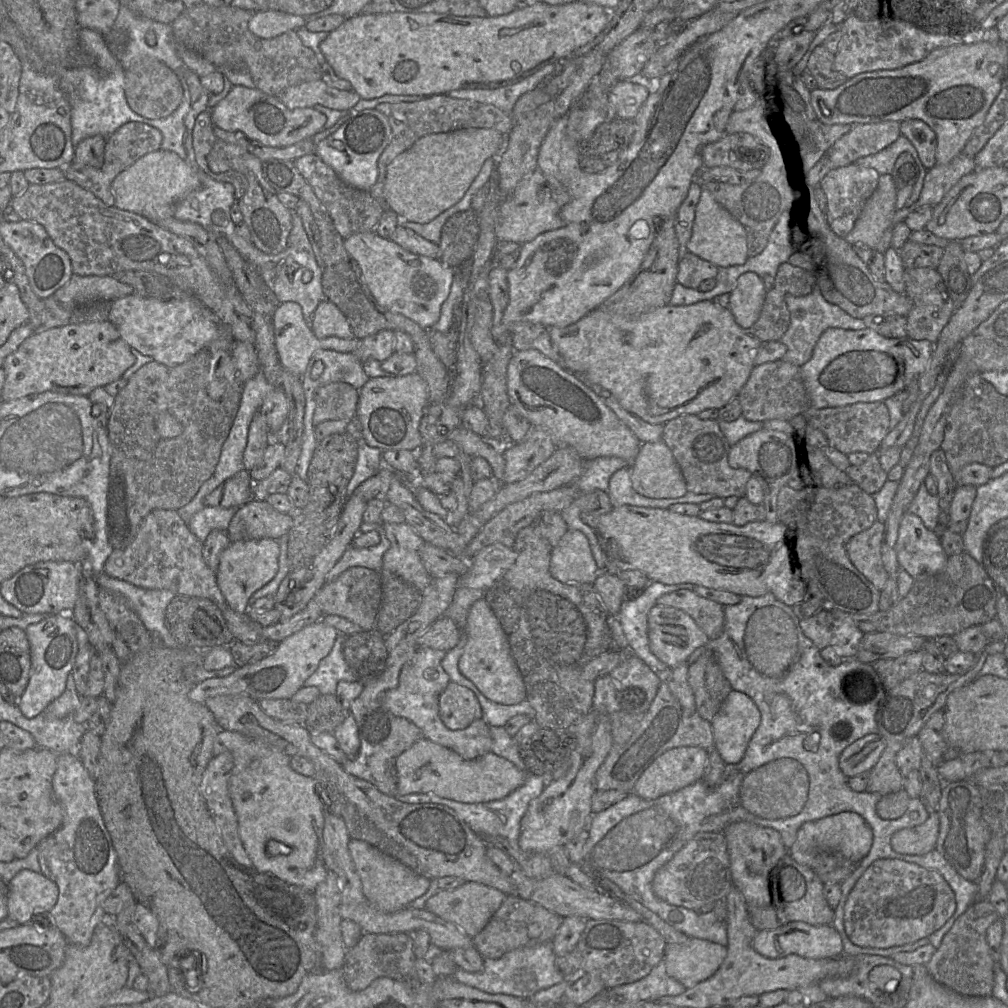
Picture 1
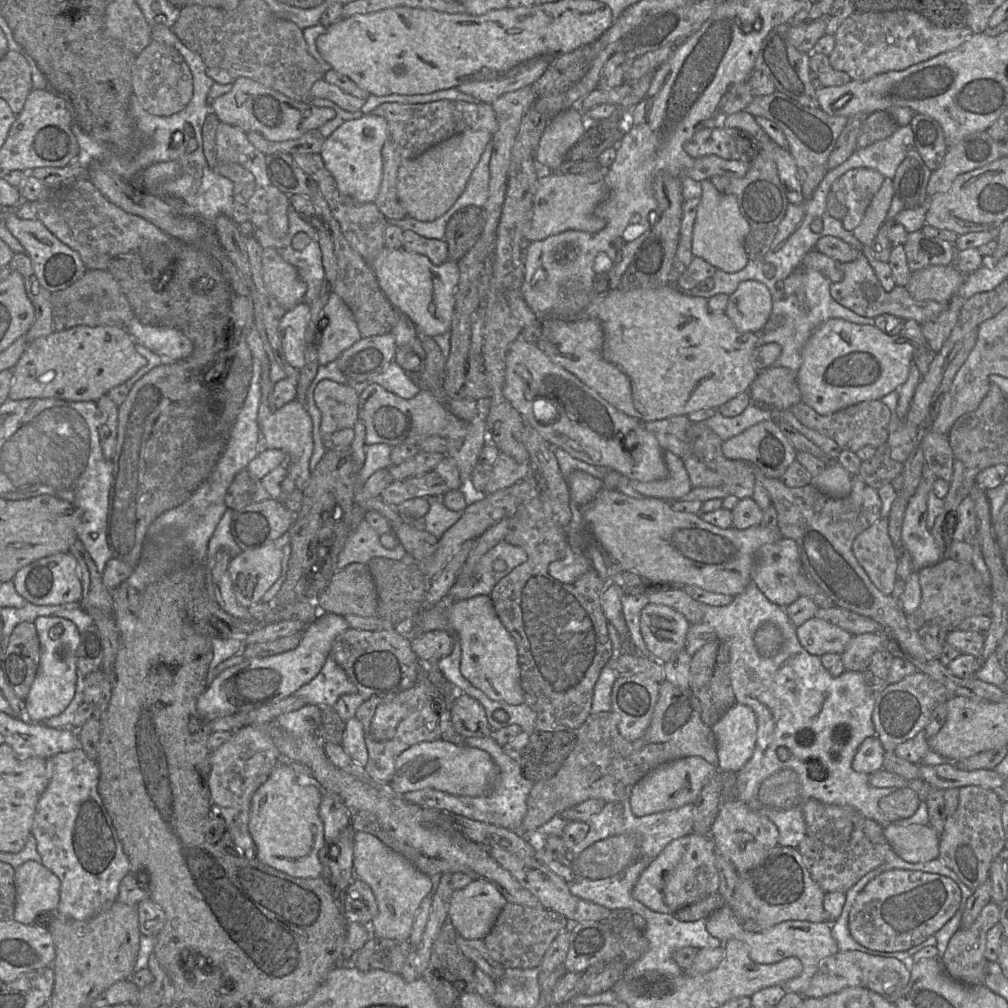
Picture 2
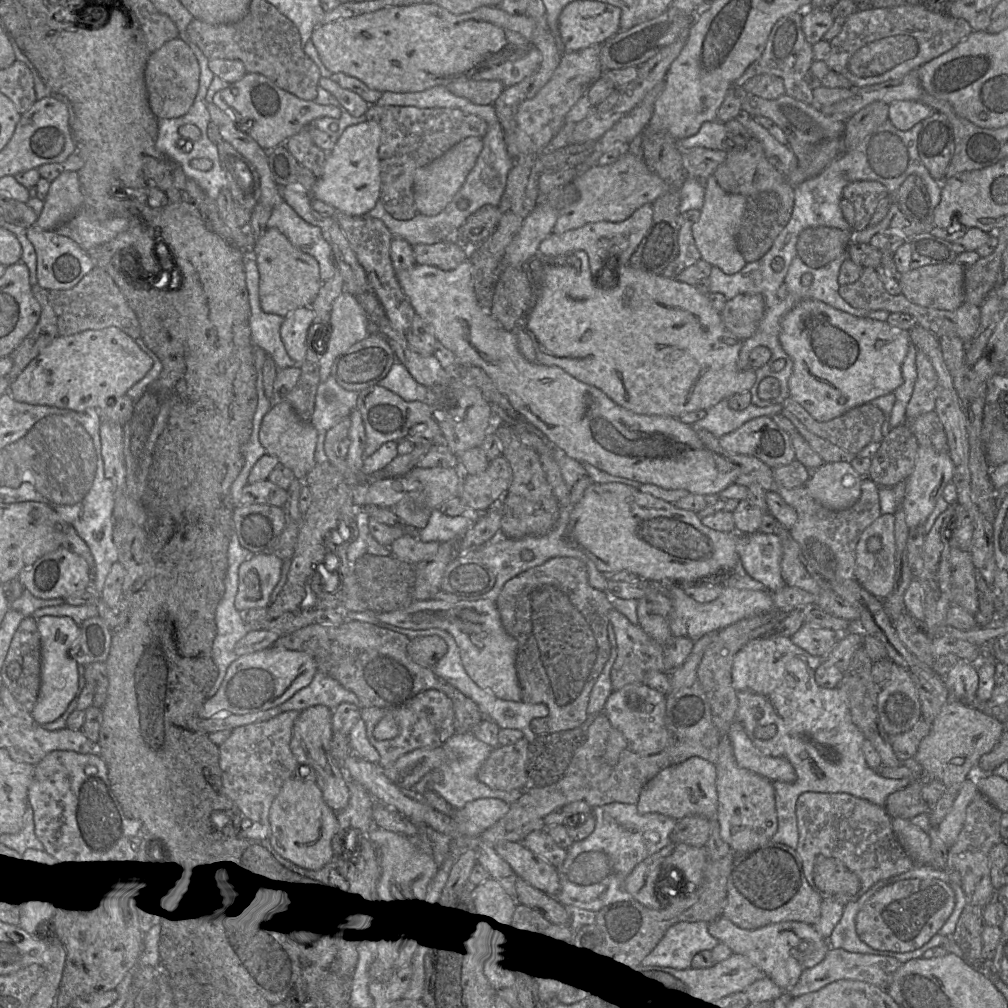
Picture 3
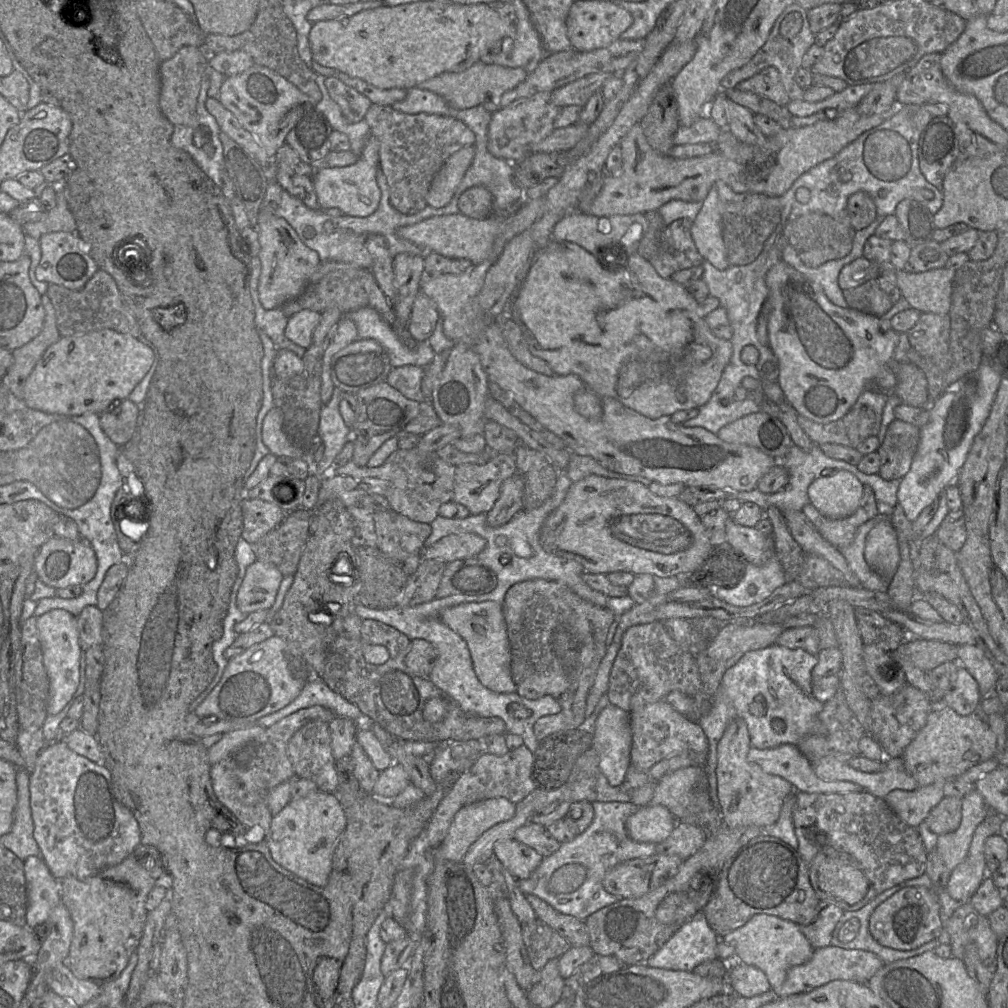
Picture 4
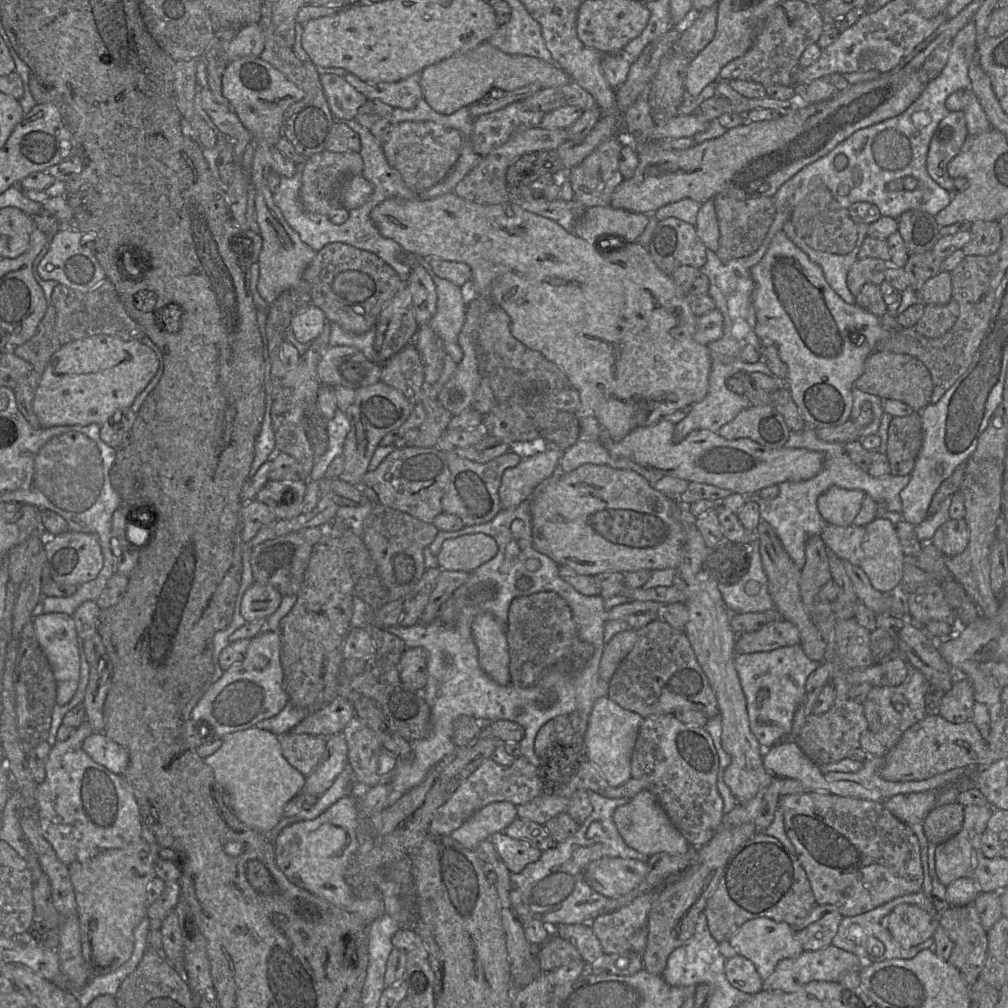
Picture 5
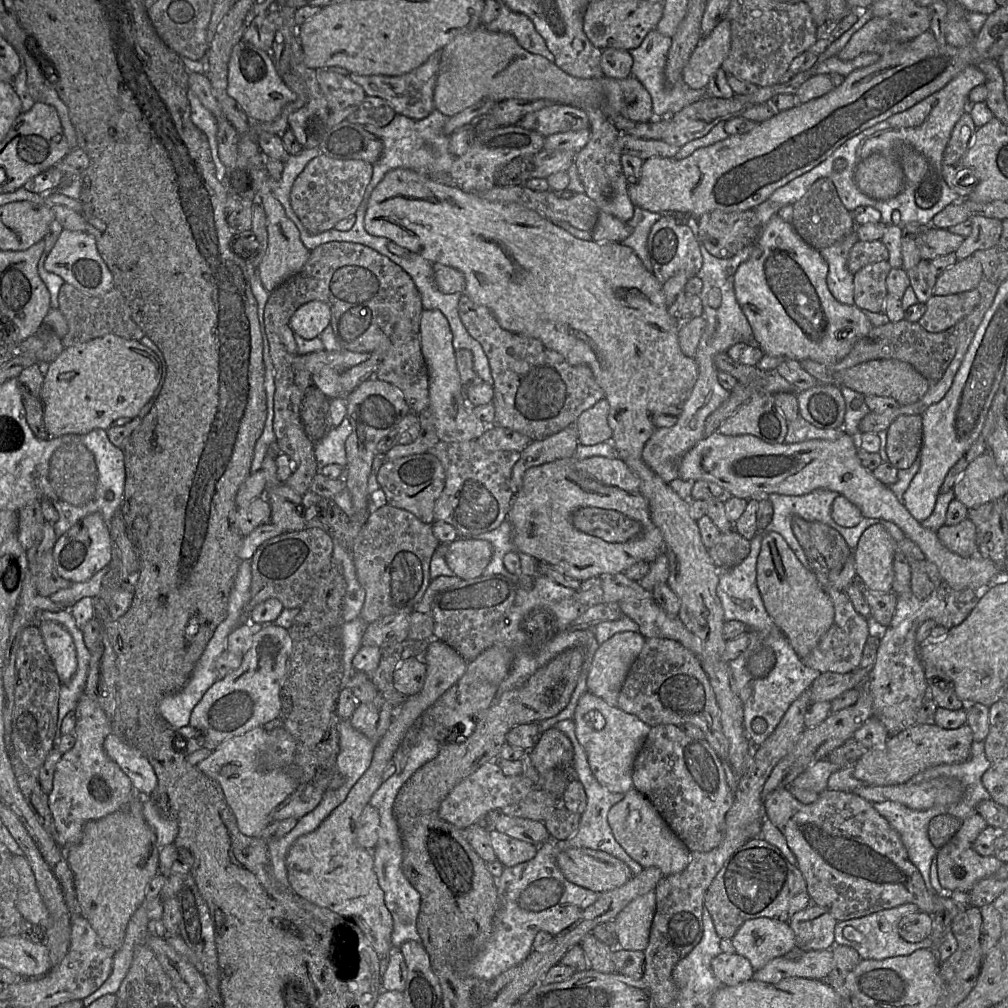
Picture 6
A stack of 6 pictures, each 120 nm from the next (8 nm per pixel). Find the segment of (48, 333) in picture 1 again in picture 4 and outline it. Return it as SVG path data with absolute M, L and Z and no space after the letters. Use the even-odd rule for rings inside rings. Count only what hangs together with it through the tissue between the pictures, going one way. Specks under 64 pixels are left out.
M112 329L61 337L44 352L27 378L23 400L29 408L48 414L100 414L128 398L153 361L154 352L145 341Z

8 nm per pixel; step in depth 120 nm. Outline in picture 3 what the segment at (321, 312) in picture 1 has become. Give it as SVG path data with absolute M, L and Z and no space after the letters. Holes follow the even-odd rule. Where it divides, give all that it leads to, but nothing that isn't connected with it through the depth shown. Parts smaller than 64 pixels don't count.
M342 292L333 302L330 322L323 328L326 335L329 327L329 339L323 341L323 345L327 343L327 349L319 351L322 354L319 357L320 383L329 378L332 365L340 354L369 335L366 313L355 296L348 292Z

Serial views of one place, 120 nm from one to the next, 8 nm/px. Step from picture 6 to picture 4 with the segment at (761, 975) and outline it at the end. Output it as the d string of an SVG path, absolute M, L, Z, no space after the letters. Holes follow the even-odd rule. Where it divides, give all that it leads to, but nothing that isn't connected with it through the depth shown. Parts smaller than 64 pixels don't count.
M829 945L815 949L811 958L804 964L790 968L784 983L779 988L774 988L773 990L778 998L784 998L810 992L834 980L867 984L871 977L884 965L883 961L874 953L863 950L842 949Z

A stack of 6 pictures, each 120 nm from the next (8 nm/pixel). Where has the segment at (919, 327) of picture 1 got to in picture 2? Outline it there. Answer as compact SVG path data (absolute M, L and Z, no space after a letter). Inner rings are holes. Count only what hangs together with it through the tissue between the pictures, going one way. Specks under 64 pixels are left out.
M954 295L943 312L933 320L921 325L922 333L933 353L938 353L949 337L964 302L965 299L961 295Z

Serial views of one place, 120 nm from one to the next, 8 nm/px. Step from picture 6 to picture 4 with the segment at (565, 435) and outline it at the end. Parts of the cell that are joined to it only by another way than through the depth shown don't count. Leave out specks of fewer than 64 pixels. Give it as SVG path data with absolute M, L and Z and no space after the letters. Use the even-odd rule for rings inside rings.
M518 473L502 483L500 495L492 509L486 515L489 526L503 526L523 509L524 487L524 479Z

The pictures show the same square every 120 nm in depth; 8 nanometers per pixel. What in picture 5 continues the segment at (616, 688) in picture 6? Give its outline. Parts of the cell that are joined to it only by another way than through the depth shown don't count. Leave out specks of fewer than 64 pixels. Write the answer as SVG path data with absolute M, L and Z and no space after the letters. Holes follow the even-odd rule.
M628 629L618 633L605 644L600 661L600 677L609 683L621 662L632 650L636 641L636 629Z

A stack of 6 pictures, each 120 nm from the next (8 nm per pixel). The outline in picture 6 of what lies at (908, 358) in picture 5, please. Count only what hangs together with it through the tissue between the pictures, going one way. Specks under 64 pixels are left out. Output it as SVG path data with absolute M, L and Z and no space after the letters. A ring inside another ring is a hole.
M897 359L871 360L835 373L835 385L845 386L863 395L891 397L900 405L919 401L928 391L929 382L911 364Z

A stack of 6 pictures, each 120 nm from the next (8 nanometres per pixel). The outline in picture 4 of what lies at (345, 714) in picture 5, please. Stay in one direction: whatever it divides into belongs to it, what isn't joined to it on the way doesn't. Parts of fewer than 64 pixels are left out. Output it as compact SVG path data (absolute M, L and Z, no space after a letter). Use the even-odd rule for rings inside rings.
M321 706L298 710L266 728L261 736L244 744L230 757L212 765L212 788L219 802L248 829L262 828L263 841L267 843L273 817L267 805L267 796L277 785L297 778L286 752L288 741L307 723L312 721L330 723L335 717L337 716L332 711Z

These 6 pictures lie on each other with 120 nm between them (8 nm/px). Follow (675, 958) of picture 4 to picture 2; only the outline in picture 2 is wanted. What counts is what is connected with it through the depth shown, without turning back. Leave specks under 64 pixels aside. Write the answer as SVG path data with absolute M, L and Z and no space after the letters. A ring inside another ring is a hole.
M642 912L642 918L644 919L644 934L648 939L648 948L637 961L628 966L623 980L630 980L648 972L660 972L671 976L683 975L685 974L684 970L673 957L677 950L688 946L697 949L724 946L724 942L713 937L707 931L708 918L685 922L677 918L657 919L649 912Z

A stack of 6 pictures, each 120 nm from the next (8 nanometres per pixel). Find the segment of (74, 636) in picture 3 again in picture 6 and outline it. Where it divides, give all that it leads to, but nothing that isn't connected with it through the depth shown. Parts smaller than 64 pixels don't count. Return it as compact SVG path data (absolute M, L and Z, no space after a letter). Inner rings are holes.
M42 621L38 625L61 684L65 684L77 668L74 640L69 631L57 622Z

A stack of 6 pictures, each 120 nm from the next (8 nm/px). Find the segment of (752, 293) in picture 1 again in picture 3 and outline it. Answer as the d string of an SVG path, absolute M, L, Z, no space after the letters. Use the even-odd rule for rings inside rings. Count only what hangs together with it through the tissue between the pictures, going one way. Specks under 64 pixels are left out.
M756 293L738 294L727 300L720 314L727 329L744 340L755 333L764 312L765 299Z

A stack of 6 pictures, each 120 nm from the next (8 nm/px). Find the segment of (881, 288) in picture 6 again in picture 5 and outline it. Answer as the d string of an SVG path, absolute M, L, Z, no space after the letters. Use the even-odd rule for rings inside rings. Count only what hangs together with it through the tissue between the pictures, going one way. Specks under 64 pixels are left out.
M878 258L857 259L847 274L847 286L851 293L857 296L867 283L880 286L889 264Z

